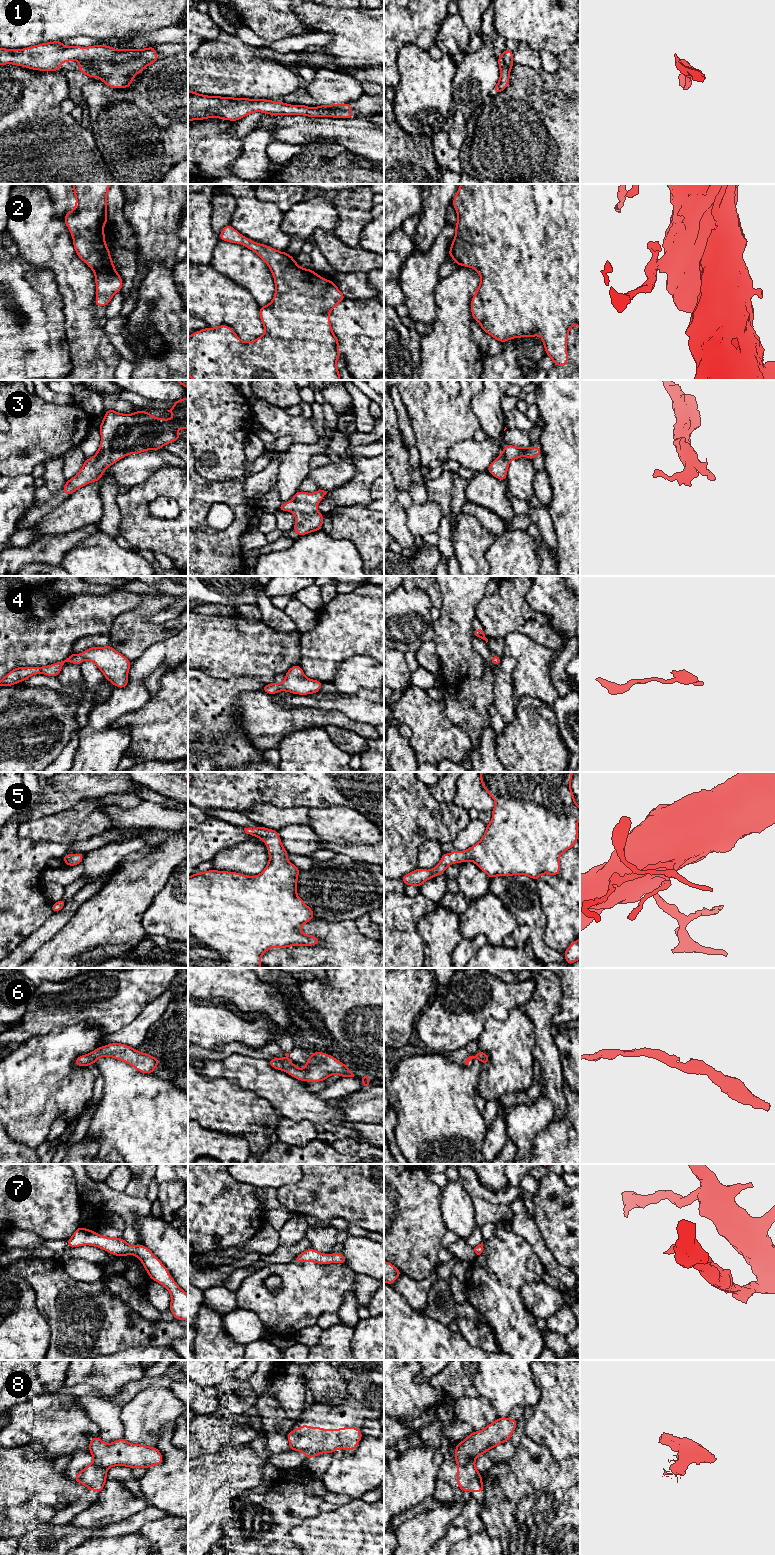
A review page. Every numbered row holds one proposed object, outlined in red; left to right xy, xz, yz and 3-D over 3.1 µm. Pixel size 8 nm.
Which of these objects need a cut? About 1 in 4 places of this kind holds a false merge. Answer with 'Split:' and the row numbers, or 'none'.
Split: 8

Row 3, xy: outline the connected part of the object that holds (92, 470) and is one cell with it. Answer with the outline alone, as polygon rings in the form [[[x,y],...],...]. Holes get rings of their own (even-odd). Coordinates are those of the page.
[[[188,398],[173,402],[174,406],[167,410],[174,418],[163,419],[153,417],[147,411],[135,411],[127,415],[112,409],[106,411],[99,427],[101,442],[97,453],[85,459],[82,469],[72,478],[67,480],[63,492],[69,497],[77,489],[94,481],[101,481],[103,472],[126,455],[142,453],[146,450],[160,450],[164,445],[181,439],[178,429],[188,429]]]

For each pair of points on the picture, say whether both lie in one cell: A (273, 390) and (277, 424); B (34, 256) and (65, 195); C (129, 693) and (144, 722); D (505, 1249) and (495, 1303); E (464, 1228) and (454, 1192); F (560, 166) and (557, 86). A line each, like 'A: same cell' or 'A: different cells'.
A: different cells
B: different cells
C: different cells
D: same cell
E: same cell
F: same cell

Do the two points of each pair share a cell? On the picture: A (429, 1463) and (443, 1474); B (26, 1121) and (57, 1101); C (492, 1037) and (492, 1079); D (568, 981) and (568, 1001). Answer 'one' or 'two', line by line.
A: two
B: one
C: one
D: one

